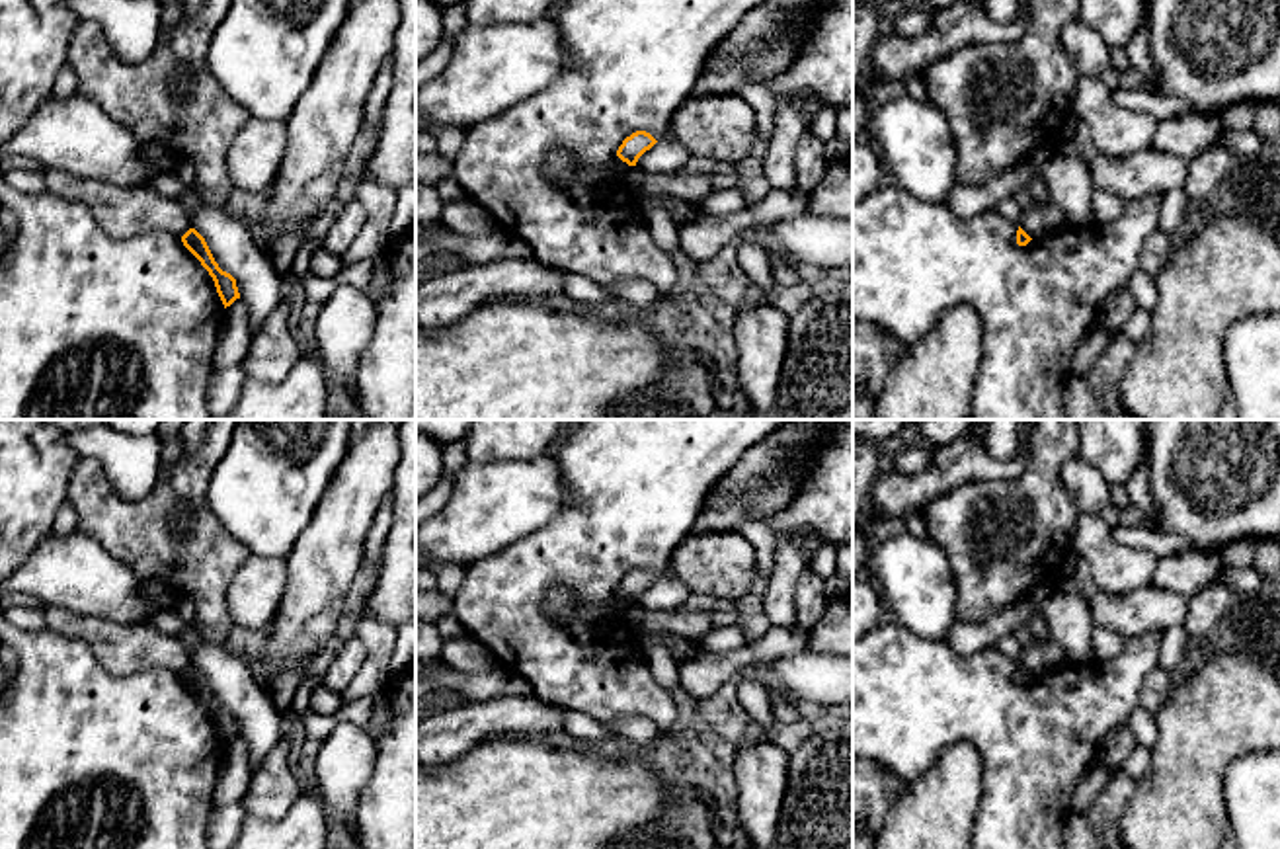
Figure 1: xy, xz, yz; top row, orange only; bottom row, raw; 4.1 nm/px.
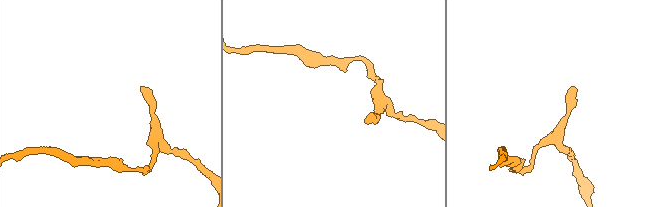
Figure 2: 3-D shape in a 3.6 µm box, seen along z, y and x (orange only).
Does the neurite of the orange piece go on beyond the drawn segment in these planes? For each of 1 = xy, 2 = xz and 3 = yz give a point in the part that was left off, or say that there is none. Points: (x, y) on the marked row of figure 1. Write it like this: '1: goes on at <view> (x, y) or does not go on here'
1: does not go on here
2: does not go on here
3: does not go on here

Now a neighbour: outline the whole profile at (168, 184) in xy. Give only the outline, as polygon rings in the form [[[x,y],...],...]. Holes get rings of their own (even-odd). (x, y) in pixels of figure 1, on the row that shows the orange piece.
[[[178,172],[156,174],[146,182],[146,187],[150,187],[156,193],[160,193],[162,197],[170,197],[170,199],[180,199],[187,191],[199,191],[197,185],[187,187],[180,180]]]

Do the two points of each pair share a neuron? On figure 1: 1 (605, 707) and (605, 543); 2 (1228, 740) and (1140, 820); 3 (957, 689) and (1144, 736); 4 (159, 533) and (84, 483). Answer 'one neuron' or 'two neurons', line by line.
1: one neuron
2: one neuron
3: two neurons
4: one neuron

